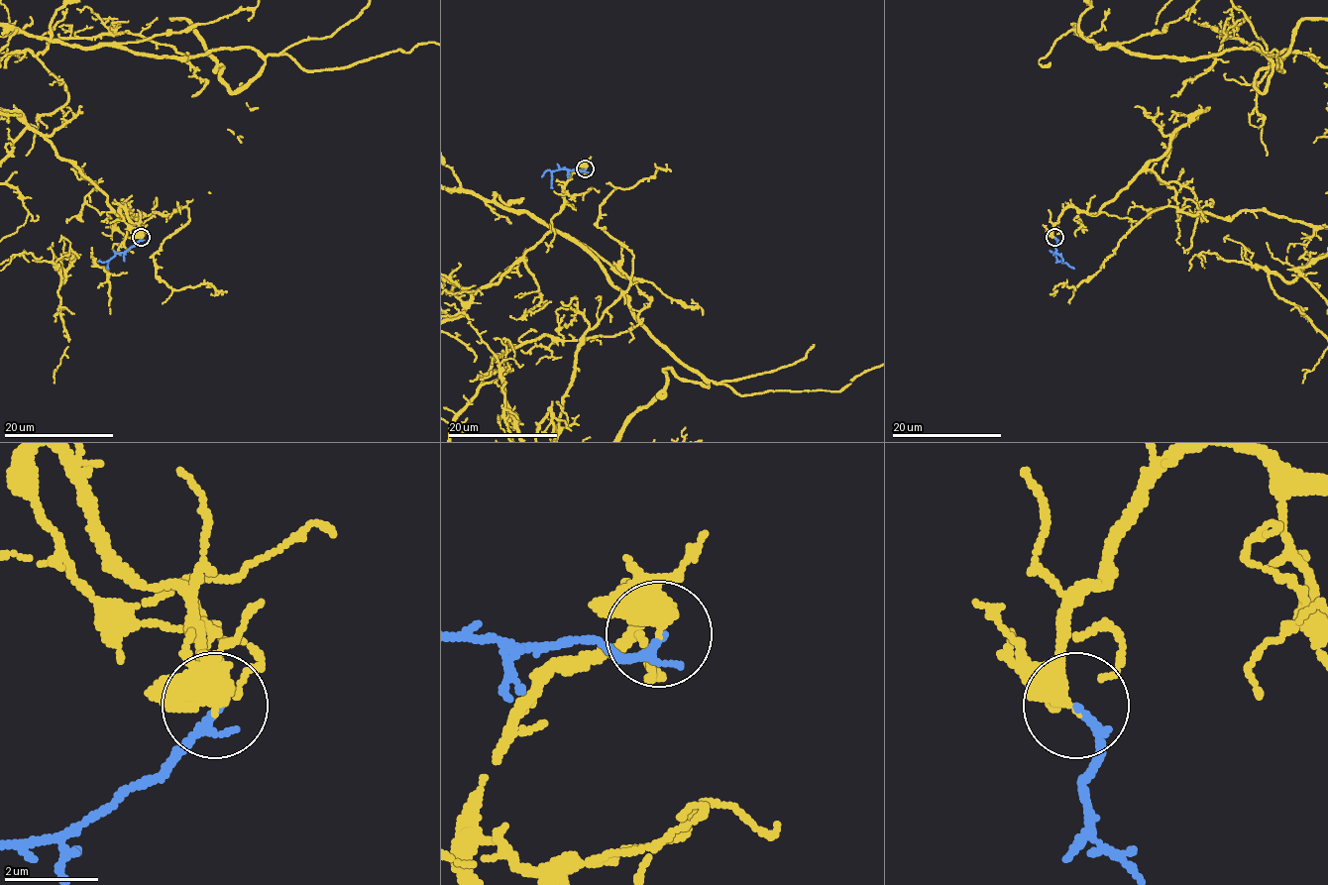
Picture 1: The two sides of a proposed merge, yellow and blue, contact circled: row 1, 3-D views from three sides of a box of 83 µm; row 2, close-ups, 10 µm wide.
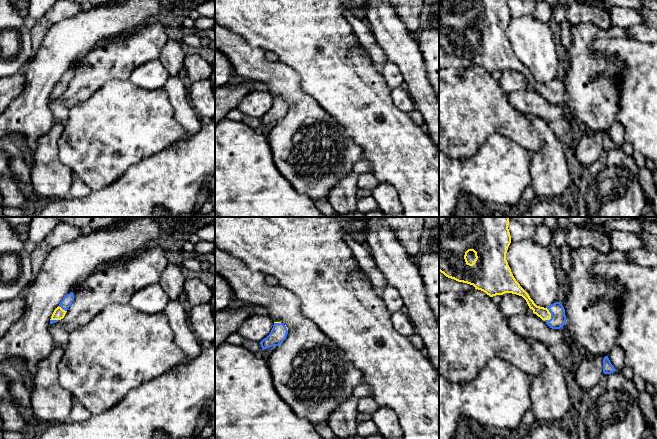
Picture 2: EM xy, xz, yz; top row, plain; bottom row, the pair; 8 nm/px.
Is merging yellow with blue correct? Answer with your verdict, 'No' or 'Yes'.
Yes

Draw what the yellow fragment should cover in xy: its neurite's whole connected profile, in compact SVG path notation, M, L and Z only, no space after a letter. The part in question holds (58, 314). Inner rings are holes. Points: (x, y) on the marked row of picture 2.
M71 292L62 299L59 306L54 310L50 319L50 324L56 323L59 320L63 319L73 301L74 294Z

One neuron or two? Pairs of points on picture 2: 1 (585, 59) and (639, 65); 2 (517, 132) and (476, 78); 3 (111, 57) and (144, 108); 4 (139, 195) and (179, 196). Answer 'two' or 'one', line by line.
1: two
2: one
3: two
4: one

